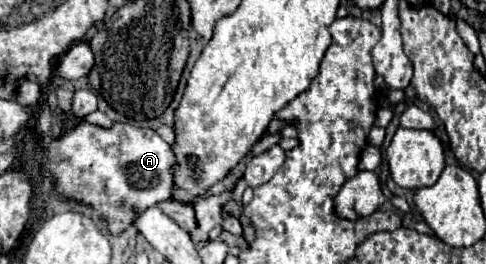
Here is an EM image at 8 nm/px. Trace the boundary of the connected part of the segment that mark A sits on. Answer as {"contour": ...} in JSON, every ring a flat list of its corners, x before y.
{"contour":[[82,122,76,128,64,132,62,138,58,138,58,140,48,138,46,150,48,152,44,156,42,148,38,148,38,162,50,164,50,170,52,170,58,190,64,196,72,196,72,198,96,208,106,218,106,226,112,234,120,234,134,222,132,206,150,208,150,206,158,204,158,200,166,200,172,196,176,156,174,156,170,144,166,144,150,128,134,128,128,124,114,124,112,130,104,130,104,128,92,126,88,122]]}

